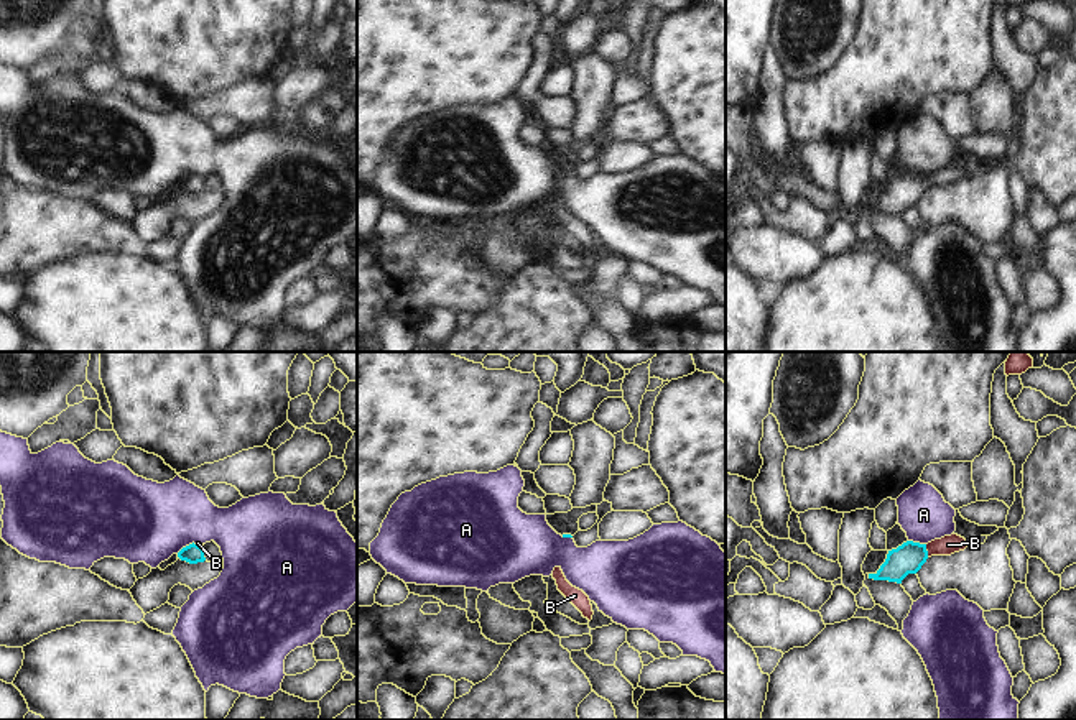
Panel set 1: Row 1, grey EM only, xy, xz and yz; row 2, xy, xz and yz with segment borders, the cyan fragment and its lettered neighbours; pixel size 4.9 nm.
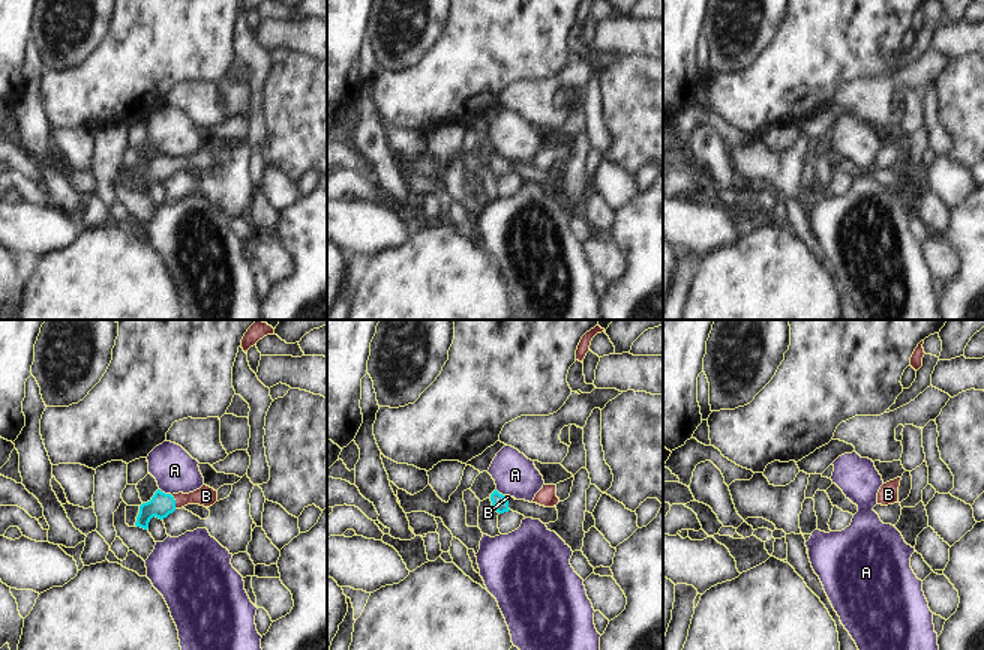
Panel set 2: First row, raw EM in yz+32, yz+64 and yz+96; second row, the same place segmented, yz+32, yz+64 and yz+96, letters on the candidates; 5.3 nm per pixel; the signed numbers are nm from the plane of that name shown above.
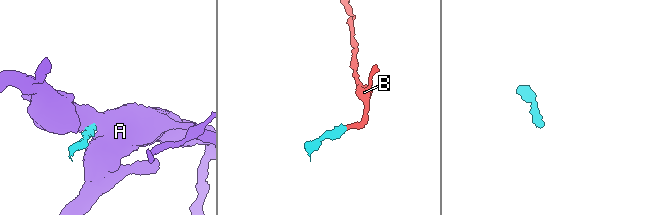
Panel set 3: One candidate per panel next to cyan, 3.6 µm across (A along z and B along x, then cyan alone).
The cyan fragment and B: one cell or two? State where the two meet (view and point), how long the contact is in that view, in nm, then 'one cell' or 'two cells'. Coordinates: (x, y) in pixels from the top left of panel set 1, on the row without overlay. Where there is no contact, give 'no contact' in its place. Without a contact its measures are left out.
yz (927, 183) | 70 nm | one cell

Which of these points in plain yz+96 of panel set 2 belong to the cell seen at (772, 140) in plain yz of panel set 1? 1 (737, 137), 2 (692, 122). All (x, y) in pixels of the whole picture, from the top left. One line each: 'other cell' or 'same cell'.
1: other cell
2: other cell

